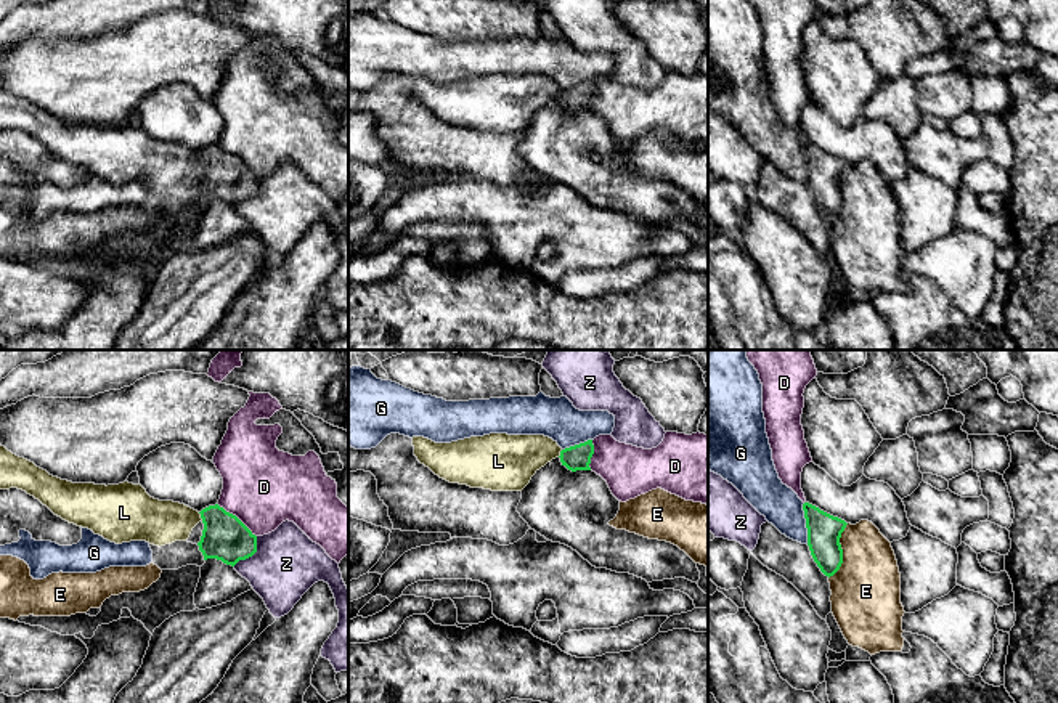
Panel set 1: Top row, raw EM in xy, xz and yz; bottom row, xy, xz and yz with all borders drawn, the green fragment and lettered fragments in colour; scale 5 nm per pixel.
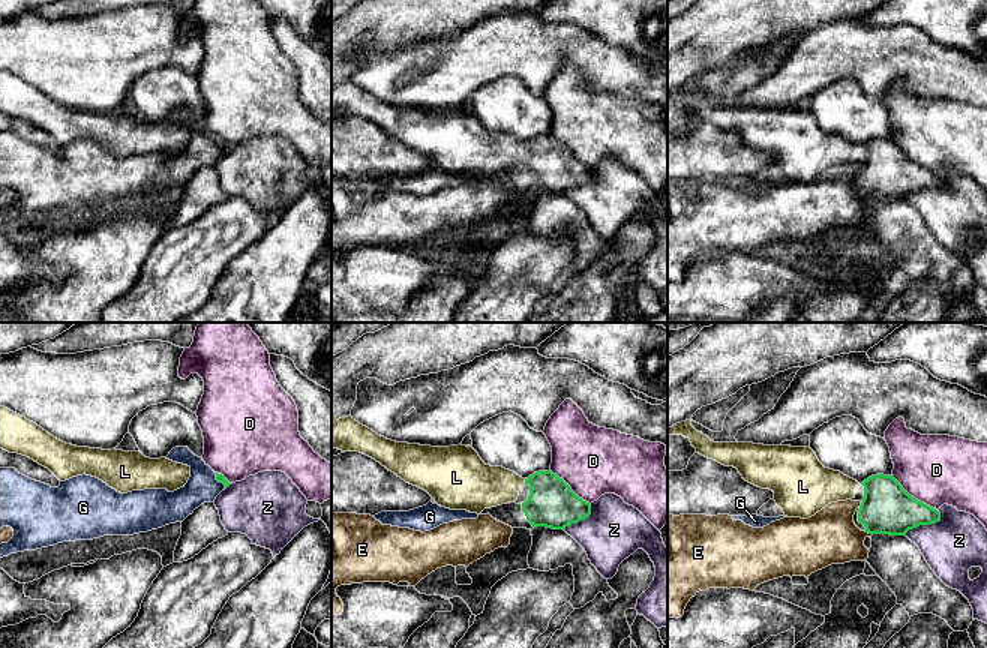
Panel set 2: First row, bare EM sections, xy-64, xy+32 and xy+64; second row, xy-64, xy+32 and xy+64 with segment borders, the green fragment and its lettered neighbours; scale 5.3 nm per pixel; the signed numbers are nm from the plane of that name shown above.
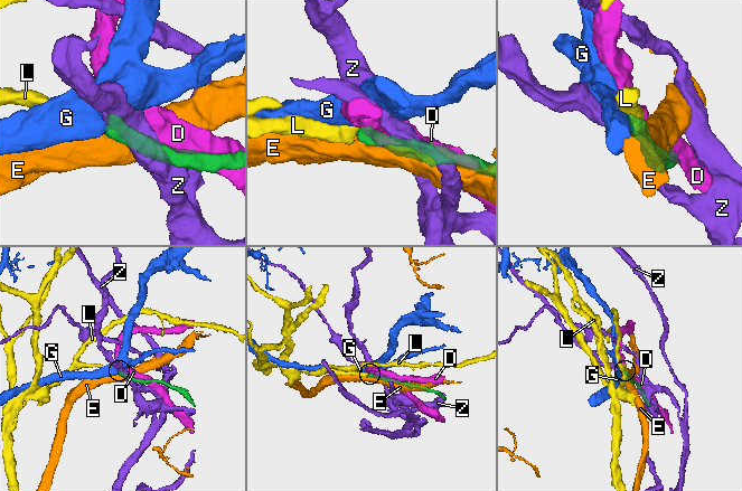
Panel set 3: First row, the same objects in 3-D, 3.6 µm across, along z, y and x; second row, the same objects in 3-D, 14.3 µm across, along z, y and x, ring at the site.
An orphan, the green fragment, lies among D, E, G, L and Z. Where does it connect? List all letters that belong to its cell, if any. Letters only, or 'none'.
L

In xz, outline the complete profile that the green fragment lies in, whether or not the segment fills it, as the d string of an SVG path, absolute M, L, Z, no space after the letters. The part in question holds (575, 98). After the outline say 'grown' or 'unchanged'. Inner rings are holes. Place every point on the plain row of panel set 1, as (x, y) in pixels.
M490 74L451 83L413 77L414 96L435 116L491 132L522 132L531 117L559 98L568 111L591 111L592 80L562 90L544 75Z | grown

